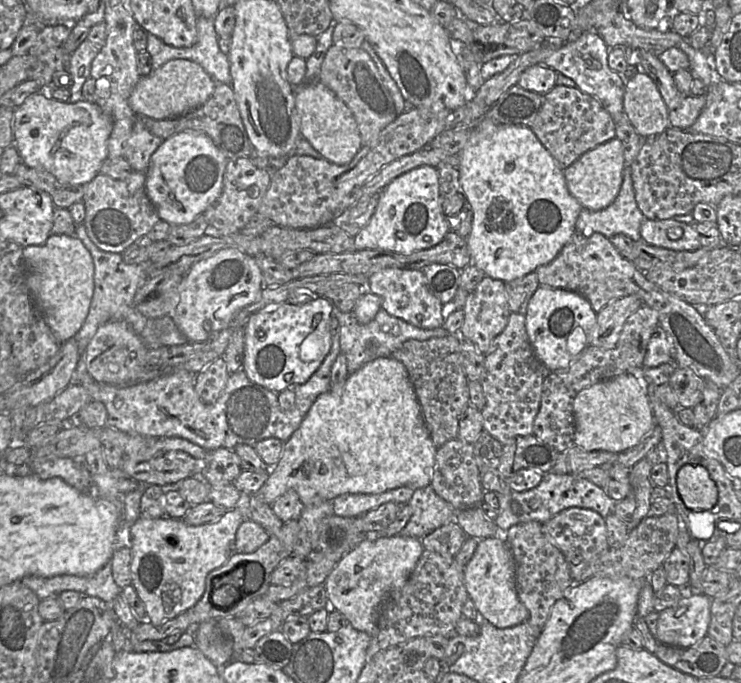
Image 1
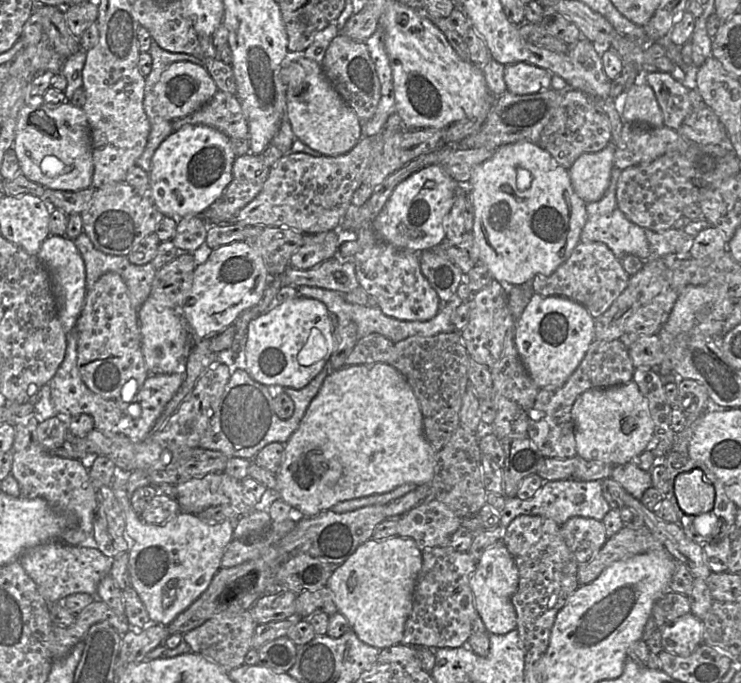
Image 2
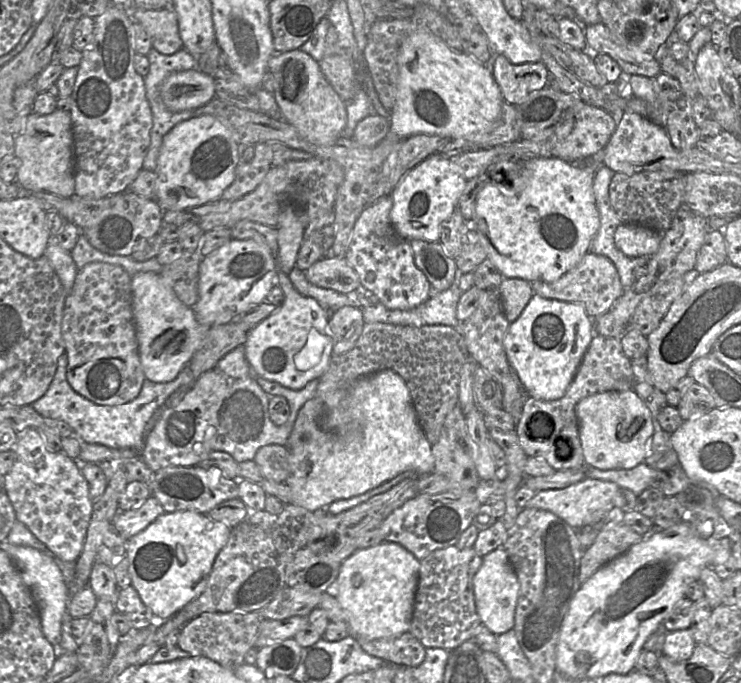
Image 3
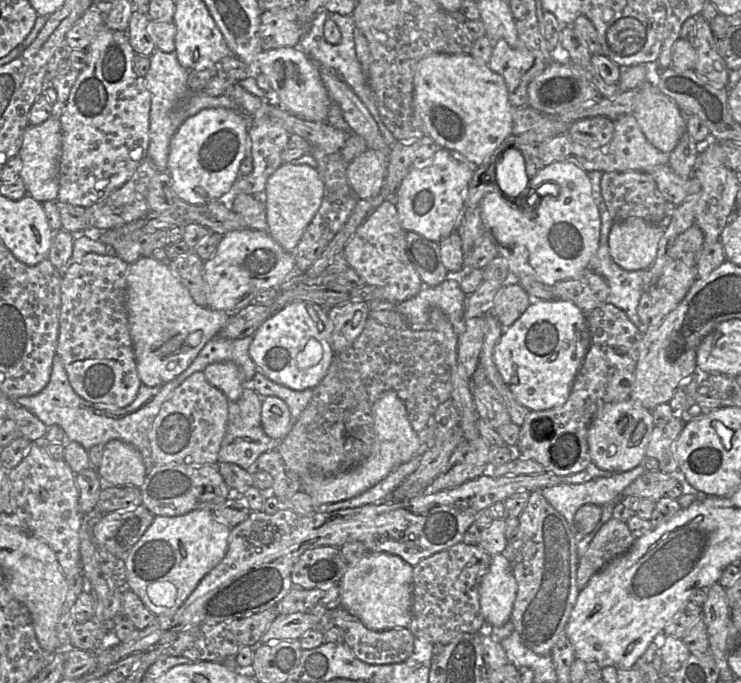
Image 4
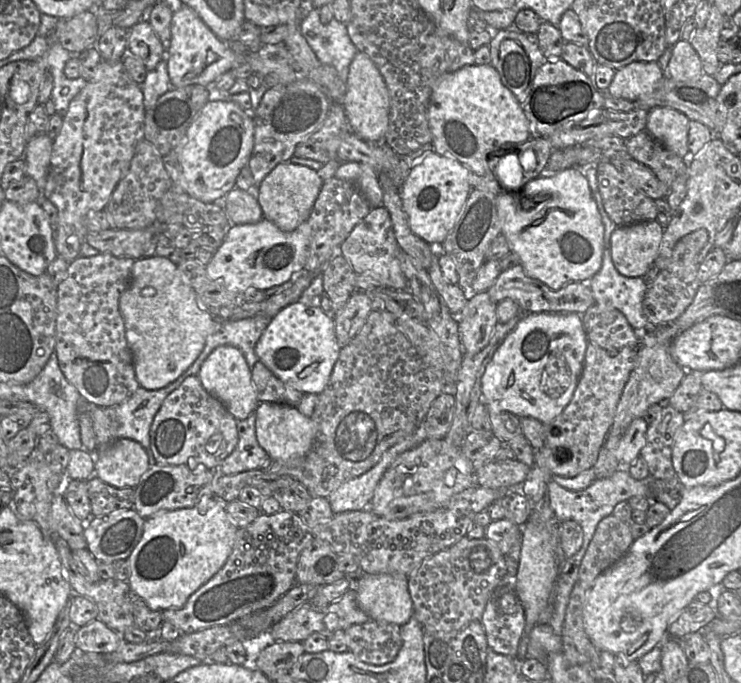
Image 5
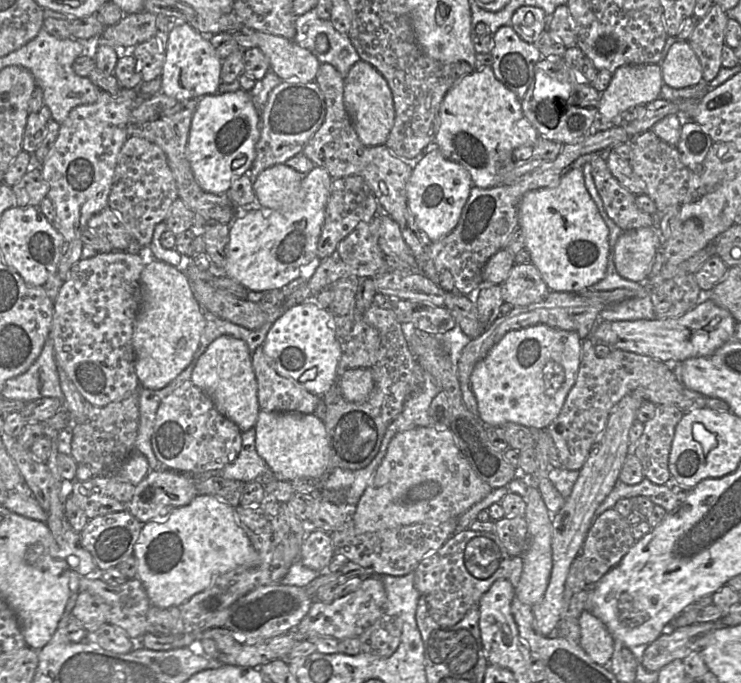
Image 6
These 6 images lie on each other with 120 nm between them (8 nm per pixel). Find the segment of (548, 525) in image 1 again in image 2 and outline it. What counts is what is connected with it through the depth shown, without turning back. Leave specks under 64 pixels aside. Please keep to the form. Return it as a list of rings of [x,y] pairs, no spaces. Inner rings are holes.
[[[571,517],[560,530],[578,564],[590,561],[608,539],[603,522],[593,518]]]

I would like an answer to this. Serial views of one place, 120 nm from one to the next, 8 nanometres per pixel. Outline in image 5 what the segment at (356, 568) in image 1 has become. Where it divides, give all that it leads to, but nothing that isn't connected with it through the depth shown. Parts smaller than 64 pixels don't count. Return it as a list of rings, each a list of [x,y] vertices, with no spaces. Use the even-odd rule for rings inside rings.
[[[362,573],[352,582],[359,608],[370,620],[386,621],[399,626],[413,615],[413,602],[404,574]]]

